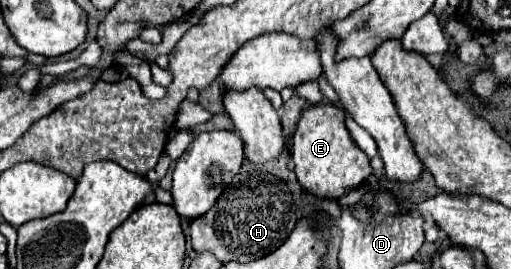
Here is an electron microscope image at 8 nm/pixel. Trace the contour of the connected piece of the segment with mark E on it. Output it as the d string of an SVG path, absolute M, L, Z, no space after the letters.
M319 101L315 105L307 105L303 111L301 111L301 117L299 117L299 123L297 123L297 129L295 129L295 135L293 135L293 151L291 151L291 157L295 161L295 175L297 175L297 181L299 185L315 195L315 197L327 197L331 195L333 199L337 197L343 197L347 195L351 189L357 189L363 185L363 181L367 181L367 177L373 173L371 165L369 165L369 157L357 147L357 143L353 141L353 137L349 135L349 129L345 125L345 111L333 103L325 103L325 101Z

